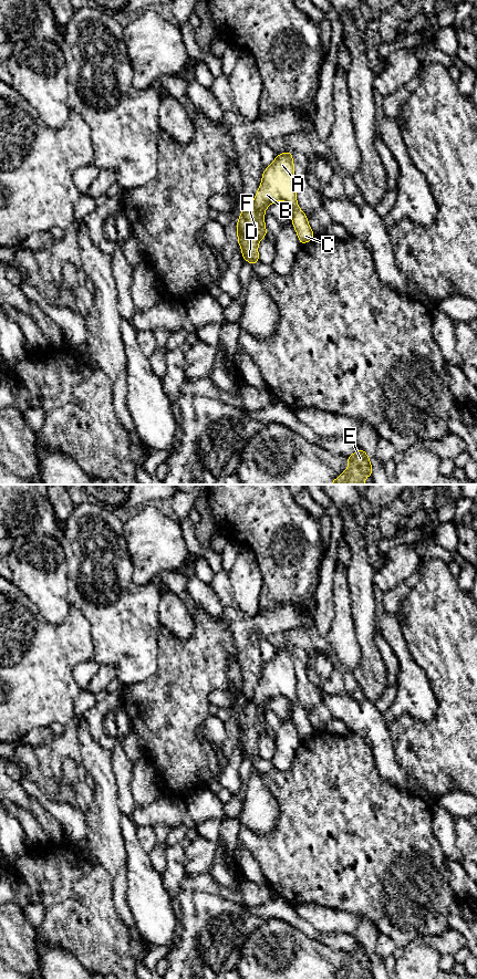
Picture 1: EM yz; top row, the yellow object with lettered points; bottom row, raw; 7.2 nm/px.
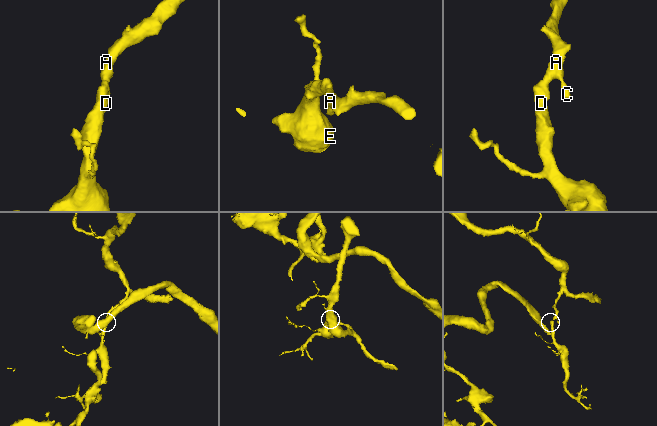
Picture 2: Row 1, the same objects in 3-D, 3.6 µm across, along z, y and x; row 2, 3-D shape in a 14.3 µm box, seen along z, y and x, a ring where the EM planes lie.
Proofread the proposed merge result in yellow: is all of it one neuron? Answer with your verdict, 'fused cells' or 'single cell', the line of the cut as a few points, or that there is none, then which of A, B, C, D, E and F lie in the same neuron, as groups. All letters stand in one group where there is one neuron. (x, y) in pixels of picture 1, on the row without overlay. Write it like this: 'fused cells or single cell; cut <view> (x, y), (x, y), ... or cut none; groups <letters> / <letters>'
single cell; cut none; groups A B C D E F

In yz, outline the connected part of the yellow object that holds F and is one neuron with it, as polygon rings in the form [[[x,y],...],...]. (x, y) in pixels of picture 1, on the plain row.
[[[292,648],[276,652],[273,658],[262,668],[262,676],[251,700],[242,701],[237,718],[238,739],[243,757],[255,761],[259,757],[258,740],[266,732],[265,707],[269,700],[283,696],[292,702],[292,720],[301,740],[312,736],[314,729],[308,712],[297,698],[297,679]]]

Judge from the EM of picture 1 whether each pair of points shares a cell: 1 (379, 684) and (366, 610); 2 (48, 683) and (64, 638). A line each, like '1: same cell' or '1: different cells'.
1: same cell
2: same cell

